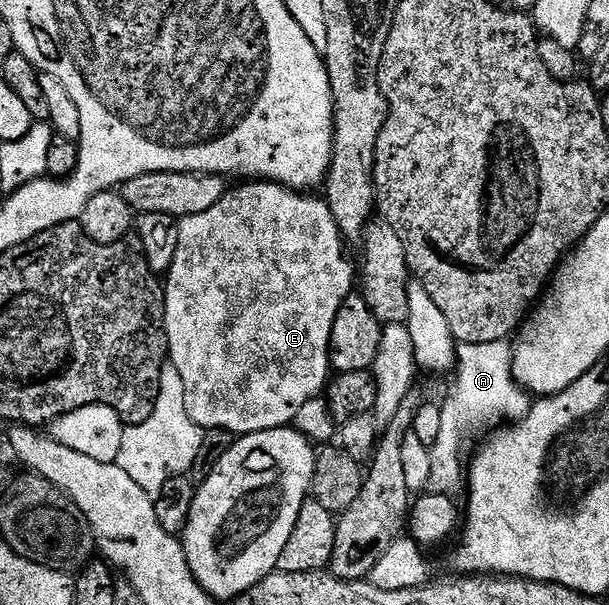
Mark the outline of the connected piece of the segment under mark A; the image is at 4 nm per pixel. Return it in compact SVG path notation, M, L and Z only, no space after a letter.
M509 340L496 343L464 343L457 346L454 386L451 387L446 401L441 402L440 436L430 449L432 468L425 488L427 494L457 498L457 493L461 489L463 492L468 481L464 462L467 460L466 448L469 447L470 440L477 433L485 434L491 427L502 423L497 421L507 417L507 422L514 423L525 417L530 410L531 398L519 385L512 371L513 358L514 350Z

